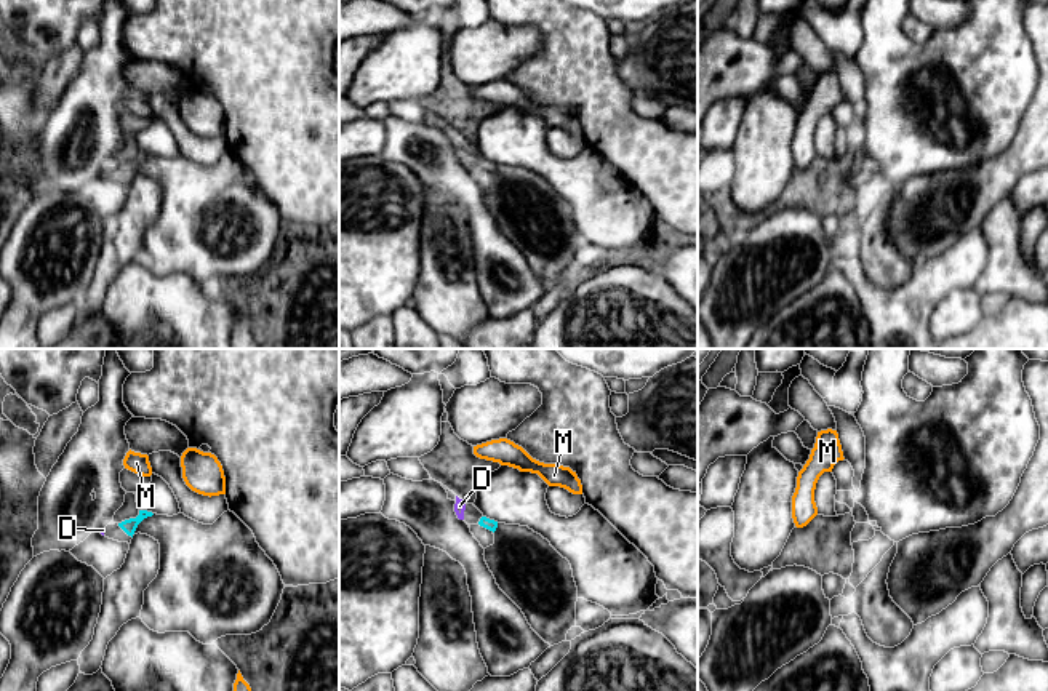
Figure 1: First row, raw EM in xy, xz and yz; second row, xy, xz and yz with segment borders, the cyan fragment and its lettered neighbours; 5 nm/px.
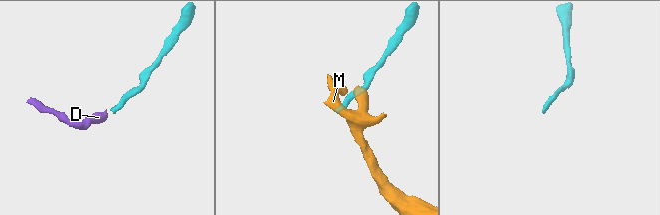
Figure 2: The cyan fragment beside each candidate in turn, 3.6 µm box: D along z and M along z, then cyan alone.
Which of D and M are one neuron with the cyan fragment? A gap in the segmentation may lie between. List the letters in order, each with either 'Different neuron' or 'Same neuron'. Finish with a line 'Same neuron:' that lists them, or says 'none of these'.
D: Same neuron
M: Different neuron
Same neuron: D

